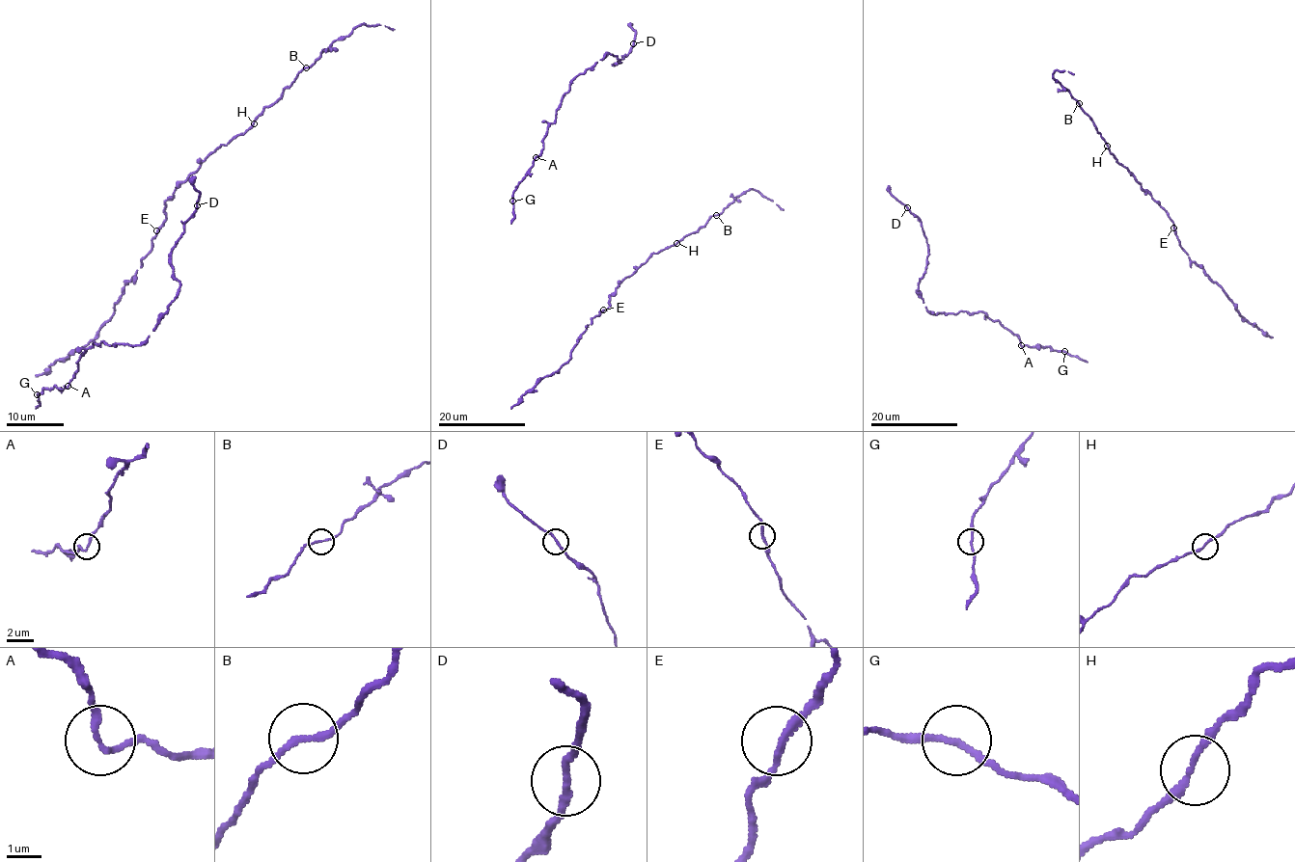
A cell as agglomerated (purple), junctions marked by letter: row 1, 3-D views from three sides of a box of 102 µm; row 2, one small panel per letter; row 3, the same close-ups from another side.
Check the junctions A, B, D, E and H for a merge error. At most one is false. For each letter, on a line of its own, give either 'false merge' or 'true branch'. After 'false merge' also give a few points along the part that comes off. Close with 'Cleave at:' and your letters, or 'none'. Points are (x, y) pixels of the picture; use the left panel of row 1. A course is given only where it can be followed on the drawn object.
A: true branch
B: true branch
D: true branch
E: true branch
H: true branch
Cleave at: none

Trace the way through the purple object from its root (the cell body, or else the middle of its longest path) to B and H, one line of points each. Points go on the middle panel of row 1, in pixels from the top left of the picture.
B: (604, 309), (610, 306), (609, 297), (618, 284), (652, 253), (694, 233), (716, 215)
H: (604, 309), (610, 306), (609, 297), (624, 278), (652, 253), (676, 243)

